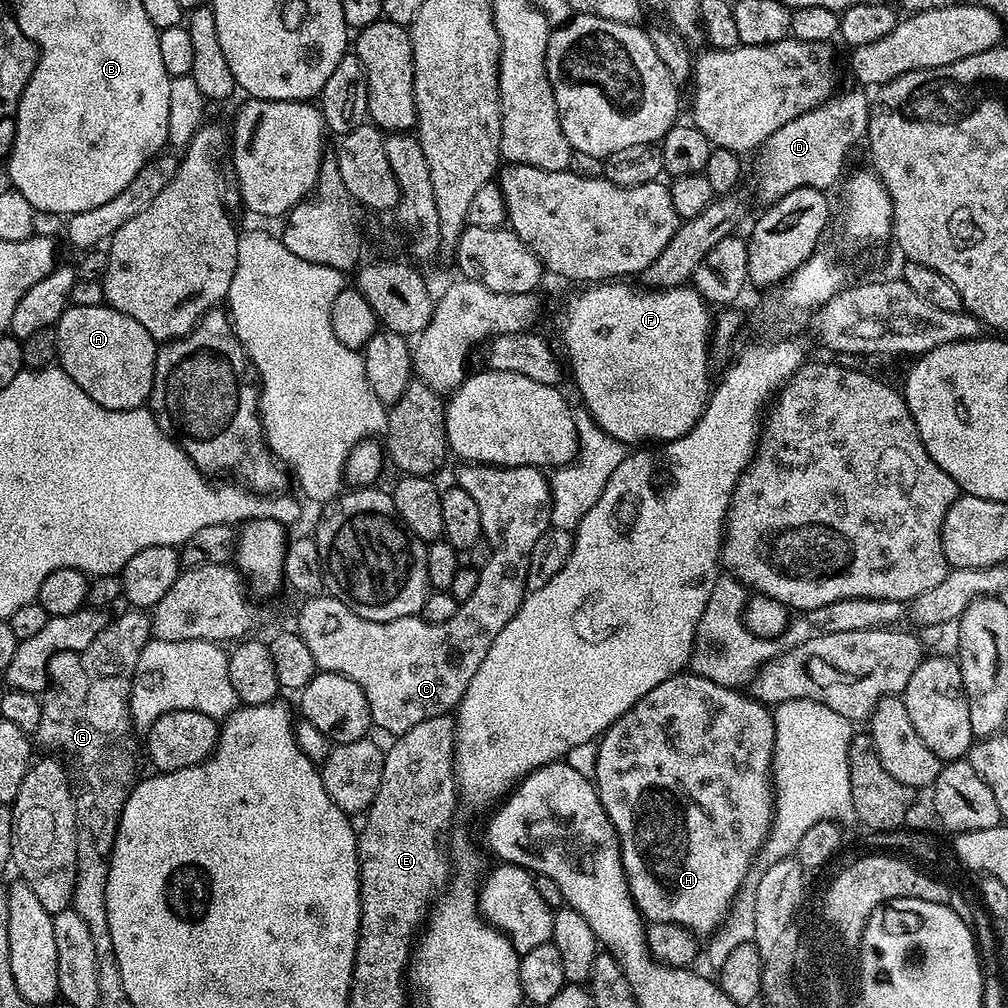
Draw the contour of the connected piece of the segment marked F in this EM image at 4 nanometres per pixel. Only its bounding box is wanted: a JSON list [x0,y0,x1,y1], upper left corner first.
[564,282,714,446]

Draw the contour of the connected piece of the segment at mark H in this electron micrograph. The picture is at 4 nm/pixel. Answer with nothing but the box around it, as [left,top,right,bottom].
[594,670,776,937]

